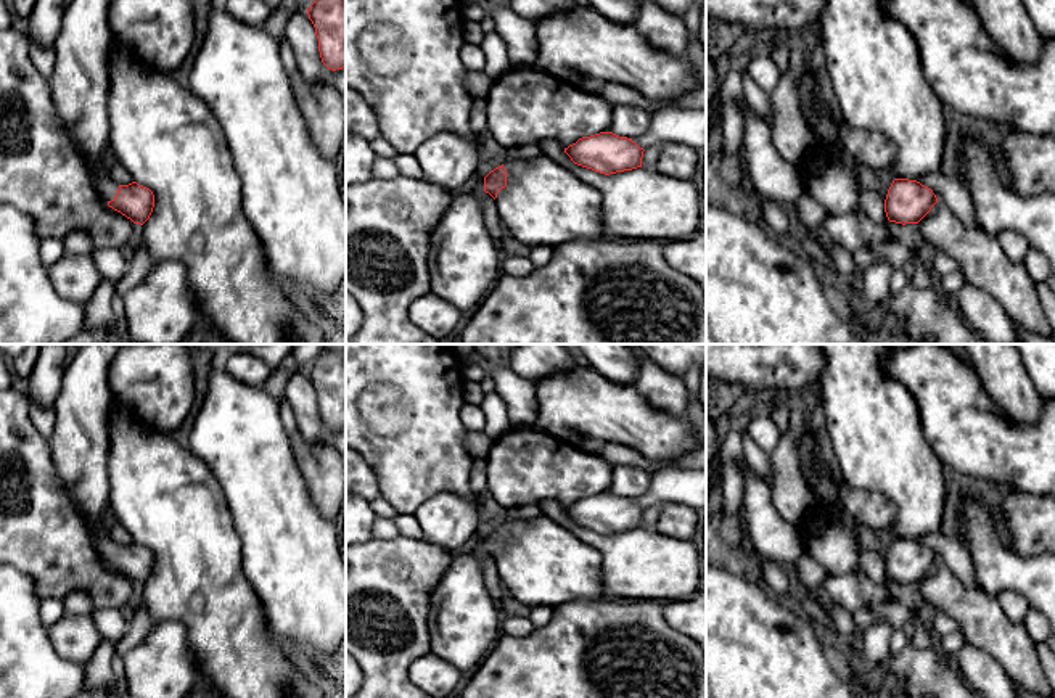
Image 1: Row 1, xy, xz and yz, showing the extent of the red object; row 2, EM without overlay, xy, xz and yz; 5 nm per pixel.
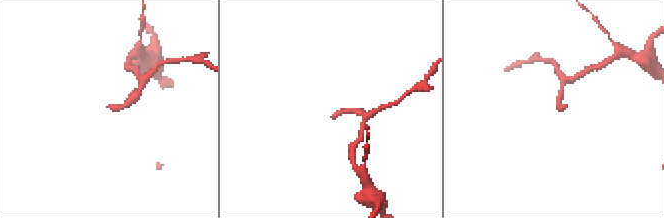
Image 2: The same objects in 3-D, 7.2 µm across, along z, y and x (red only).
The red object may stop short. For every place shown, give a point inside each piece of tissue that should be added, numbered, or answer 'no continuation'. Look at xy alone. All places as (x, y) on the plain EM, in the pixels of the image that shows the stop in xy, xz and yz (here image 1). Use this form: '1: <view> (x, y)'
1: xy (105, 546)

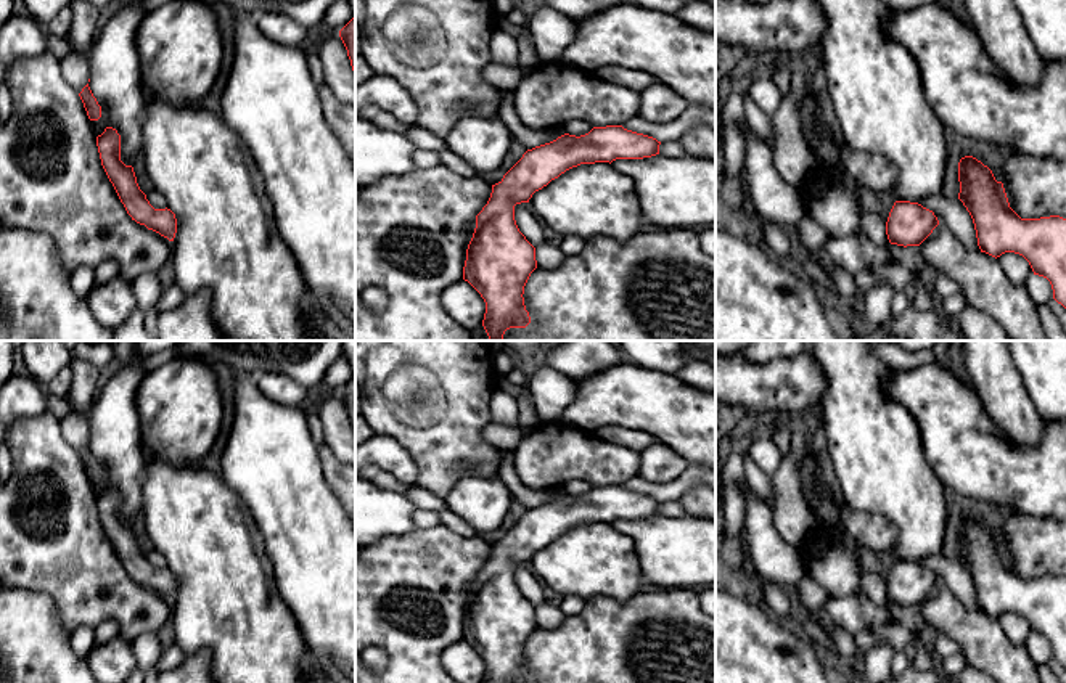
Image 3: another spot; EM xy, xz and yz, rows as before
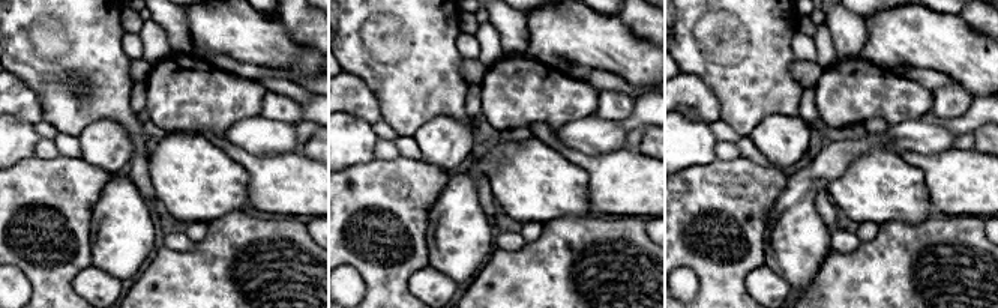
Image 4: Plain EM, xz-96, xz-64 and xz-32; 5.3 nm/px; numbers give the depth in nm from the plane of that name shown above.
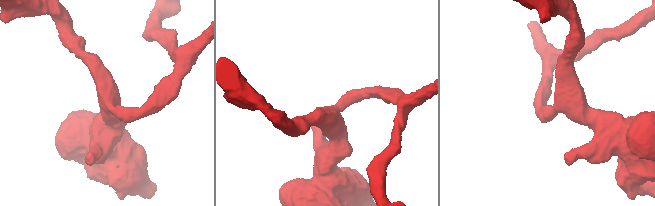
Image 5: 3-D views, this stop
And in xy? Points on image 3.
no continuation

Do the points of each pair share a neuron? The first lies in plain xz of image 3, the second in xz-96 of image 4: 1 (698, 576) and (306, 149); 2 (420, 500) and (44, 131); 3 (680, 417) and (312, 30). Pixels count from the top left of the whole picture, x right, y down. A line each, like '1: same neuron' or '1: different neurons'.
1: different neurons
2: same neuron
3: different neurons

